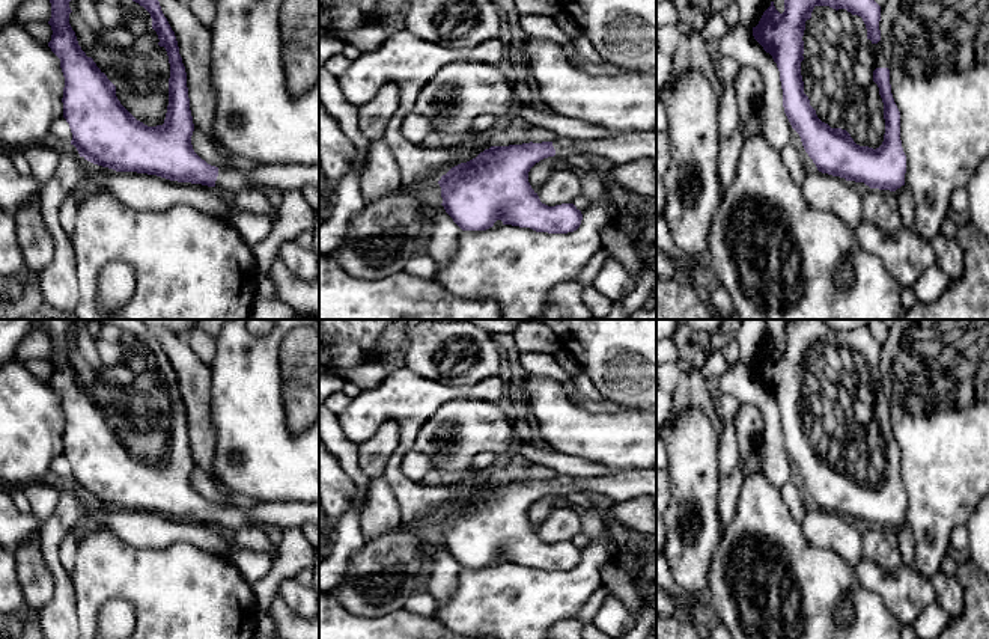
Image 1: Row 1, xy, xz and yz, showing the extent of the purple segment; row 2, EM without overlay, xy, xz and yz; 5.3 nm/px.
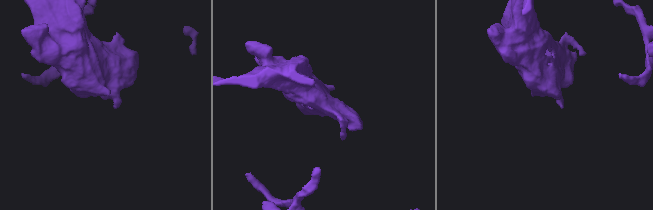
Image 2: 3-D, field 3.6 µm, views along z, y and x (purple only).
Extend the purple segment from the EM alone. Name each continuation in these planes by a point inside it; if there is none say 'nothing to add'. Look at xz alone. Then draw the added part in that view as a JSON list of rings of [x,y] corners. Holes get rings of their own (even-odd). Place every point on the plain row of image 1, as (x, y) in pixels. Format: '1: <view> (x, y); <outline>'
1: xz (634, 483); [[[656,467],[647,470],[631,469],[608,476],[569,476],[558,475],[552,479],[555,493],[592,491],[605,493],[617,499],[652,496],[656,499]]]

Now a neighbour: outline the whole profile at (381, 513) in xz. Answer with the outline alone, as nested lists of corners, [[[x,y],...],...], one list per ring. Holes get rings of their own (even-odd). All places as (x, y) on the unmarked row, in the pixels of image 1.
[[[382,475],[370,479],[360,524],[367,541],[396,532],[400,527],[400,506]]]

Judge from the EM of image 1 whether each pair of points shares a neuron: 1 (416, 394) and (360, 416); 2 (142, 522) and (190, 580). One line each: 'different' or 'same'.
1: same
2: different

